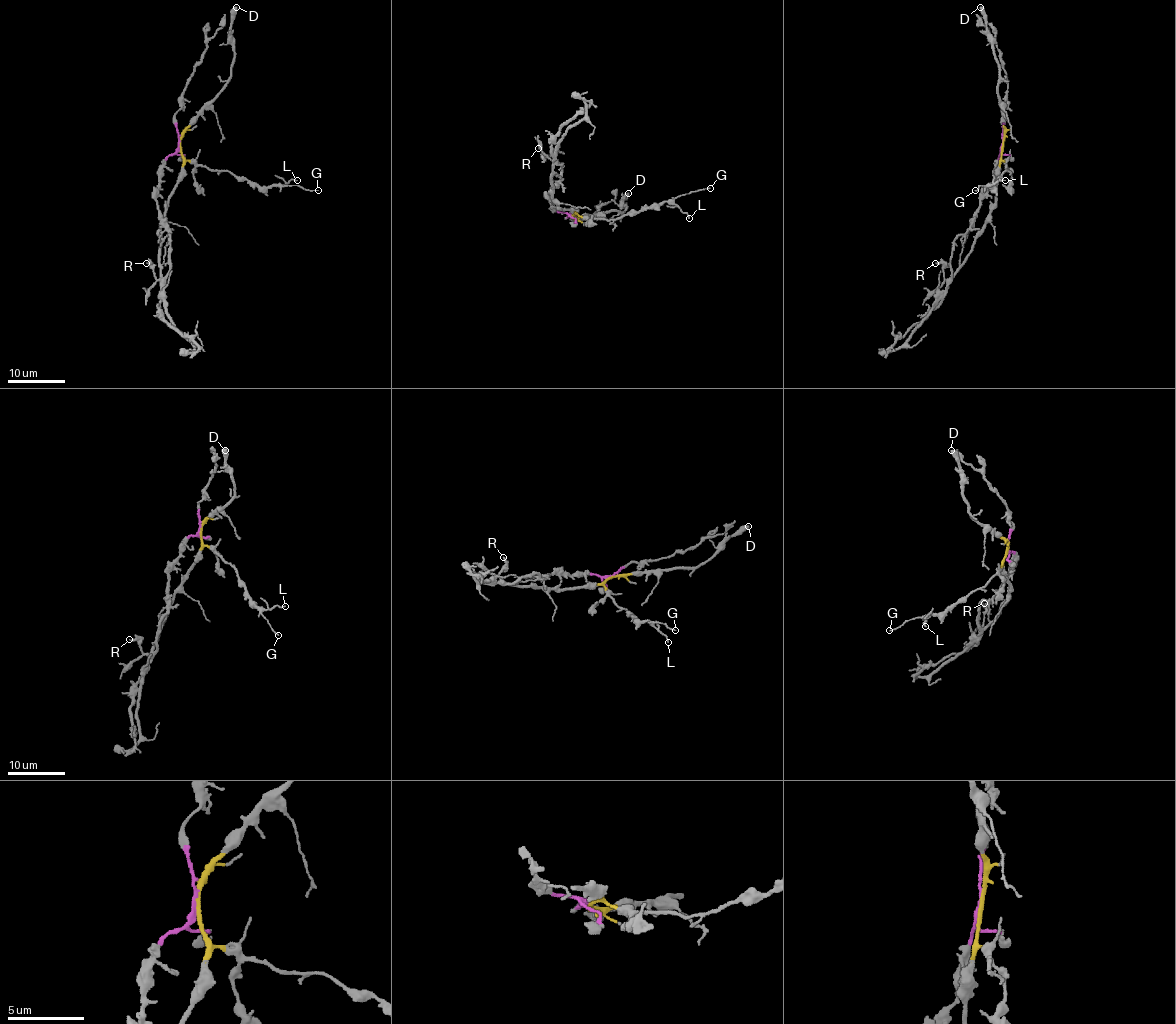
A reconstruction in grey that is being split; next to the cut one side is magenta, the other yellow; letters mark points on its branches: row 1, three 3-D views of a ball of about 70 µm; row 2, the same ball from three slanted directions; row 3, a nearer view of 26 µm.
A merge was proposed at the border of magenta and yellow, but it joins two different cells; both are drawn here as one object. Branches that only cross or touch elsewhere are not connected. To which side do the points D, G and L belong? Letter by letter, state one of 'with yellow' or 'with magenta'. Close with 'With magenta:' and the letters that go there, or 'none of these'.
D: with yellow
G: with yellow
L: with yellow
With magenta: none of these

